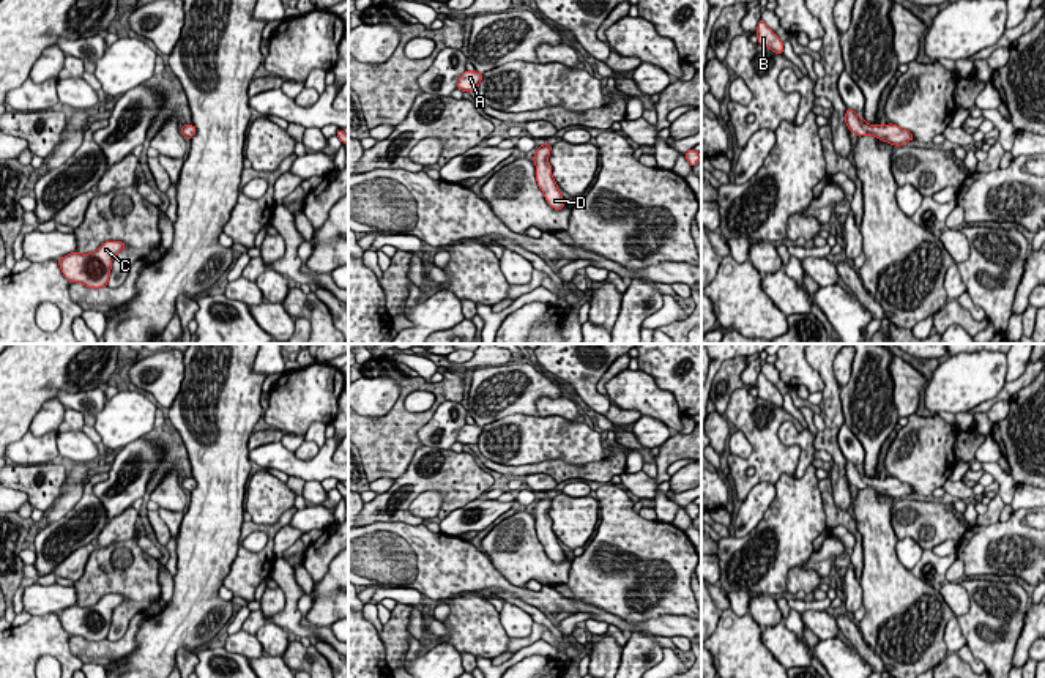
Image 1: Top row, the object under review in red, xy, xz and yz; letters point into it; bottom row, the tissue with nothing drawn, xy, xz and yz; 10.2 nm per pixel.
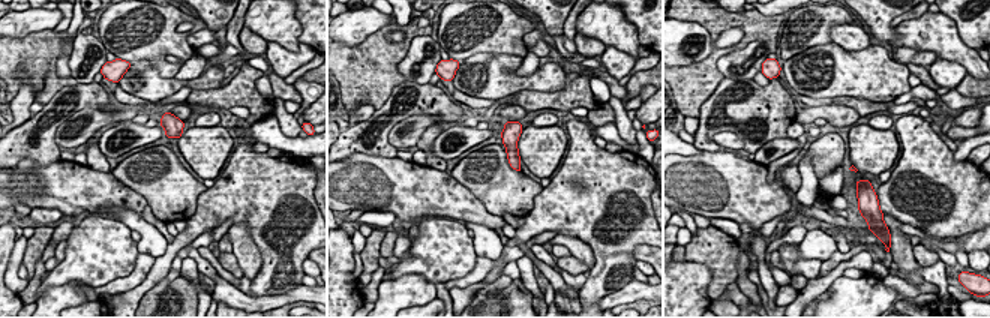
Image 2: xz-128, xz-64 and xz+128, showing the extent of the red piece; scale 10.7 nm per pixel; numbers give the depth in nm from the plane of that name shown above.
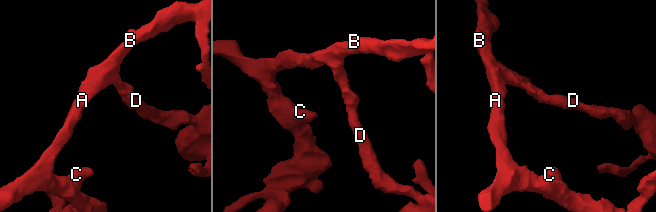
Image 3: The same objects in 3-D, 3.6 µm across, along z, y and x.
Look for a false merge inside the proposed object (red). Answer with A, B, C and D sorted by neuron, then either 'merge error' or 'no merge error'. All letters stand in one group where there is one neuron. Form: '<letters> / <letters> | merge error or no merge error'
A B C D | no merge error

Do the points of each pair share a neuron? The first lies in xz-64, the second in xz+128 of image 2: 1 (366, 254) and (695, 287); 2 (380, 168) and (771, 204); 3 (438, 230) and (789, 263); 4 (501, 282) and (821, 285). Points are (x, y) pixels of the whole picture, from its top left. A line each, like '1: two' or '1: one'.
1: two
2: one
3: one
4: two

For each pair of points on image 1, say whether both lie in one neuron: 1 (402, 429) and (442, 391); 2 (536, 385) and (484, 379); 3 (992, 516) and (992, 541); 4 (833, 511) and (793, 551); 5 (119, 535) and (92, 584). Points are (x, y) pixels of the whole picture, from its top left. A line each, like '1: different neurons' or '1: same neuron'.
1: same neuron
2: same neuron
3: different neurons
4: different neurons
5: different neurons

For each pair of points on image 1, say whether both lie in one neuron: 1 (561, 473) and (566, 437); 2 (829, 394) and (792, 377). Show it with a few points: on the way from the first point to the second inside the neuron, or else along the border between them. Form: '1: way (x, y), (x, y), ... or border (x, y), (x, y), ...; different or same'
1: border (601, 459), (577, 464), (546, 459), (527, 465); different
2: border (806, 360), (823, 380), (823, 391); different

